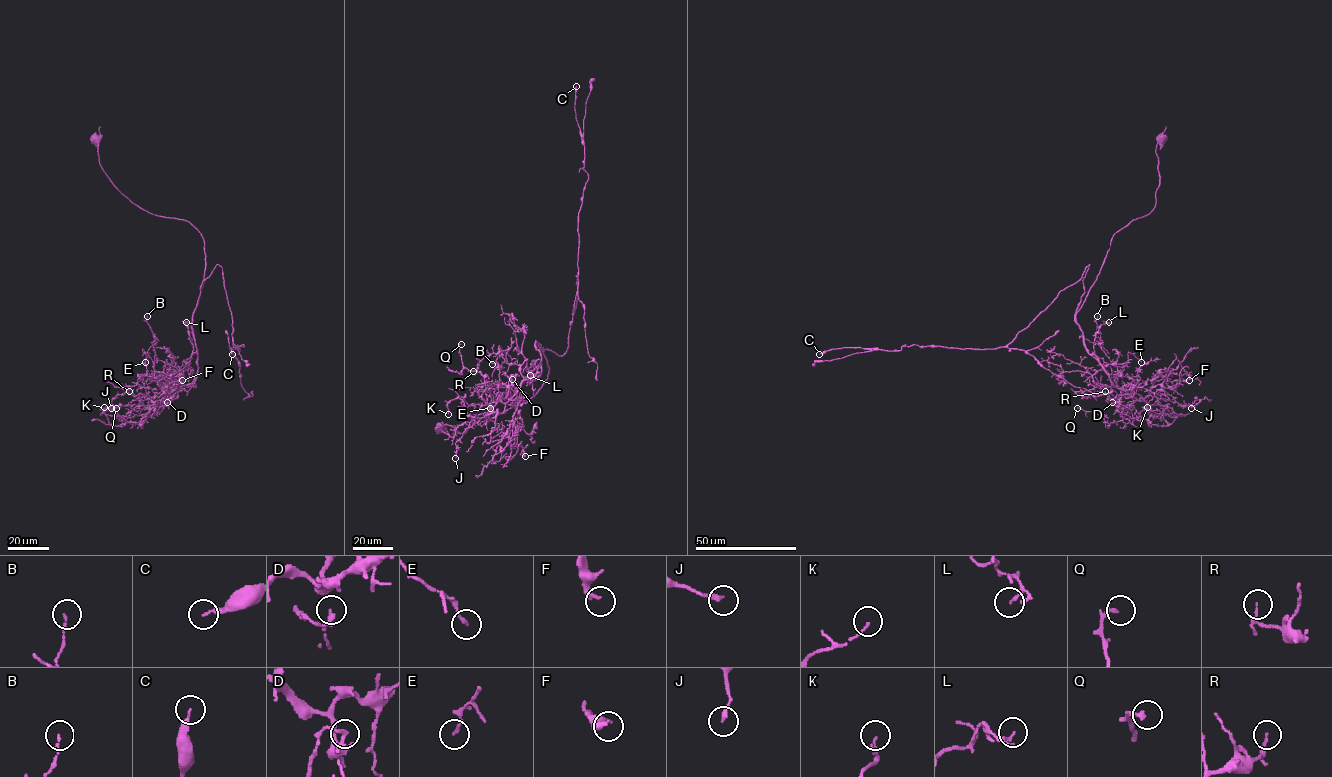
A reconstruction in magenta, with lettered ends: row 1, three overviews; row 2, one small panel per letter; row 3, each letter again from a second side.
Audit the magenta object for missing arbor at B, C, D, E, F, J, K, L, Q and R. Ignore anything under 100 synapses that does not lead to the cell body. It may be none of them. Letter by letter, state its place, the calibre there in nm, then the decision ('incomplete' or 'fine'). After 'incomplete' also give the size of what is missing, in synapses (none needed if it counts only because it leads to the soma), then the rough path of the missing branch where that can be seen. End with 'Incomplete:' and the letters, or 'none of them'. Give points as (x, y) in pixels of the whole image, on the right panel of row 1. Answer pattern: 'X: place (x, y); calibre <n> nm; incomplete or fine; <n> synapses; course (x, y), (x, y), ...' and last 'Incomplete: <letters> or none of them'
B: place (1097, 316); calibre 140 nm; fine
C: place (819, 354); calibre 170 nm; fine
D: place (1112, 402); calibre 110 nm; fine
E: place (1141, 362); calibre 160 nm; fine
F: place (1189, 380); calibre 320 nm; fine
J: place (1191, 408); calibre 200 nm; fine
K: place (1147, 407); calibre 100 nm; fine
L: place (1109, 322); calibre 90 nm; fine
Q: place (1077, 408); calibre 220 nm; fine
R: place (1105, 391); calibre 100 nm; fine
Incomplete: none of them

